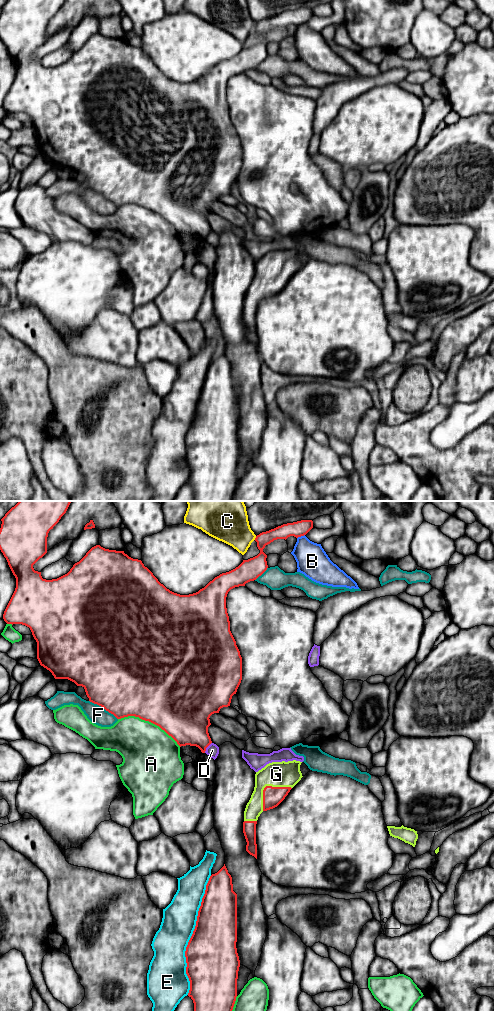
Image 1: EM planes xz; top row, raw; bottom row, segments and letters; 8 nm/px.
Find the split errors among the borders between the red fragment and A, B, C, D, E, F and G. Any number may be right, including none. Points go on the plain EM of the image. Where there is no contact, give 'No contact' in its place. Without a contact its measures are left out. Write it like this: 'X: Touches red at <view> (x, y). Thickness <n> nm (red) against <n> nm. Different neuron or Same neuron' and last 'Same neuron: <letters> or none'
A: Touches red at xz (149, 209). Thickness 500 nm (red) against 420 nm. Different neuron
B: Touches red at xz (300, 24). Thickness 130 nm (red) against 260 nm. Different neuron
C: Touches red at xz (255, 26). Thickness 160 nm (red) against 260 nm. Different neuron
D: Touches red at xz (207, 234). Thickness 340 nm (red) against 100 nm. Different neuron
E: Touches red at xz (192, 423). Thickness 420 nm (red) against 280 nm. Different neuron
F: Touches red at xz (103, 195). Thickness 500 nm (red) against 150 nm. Different neuron
G: Touches red at xz (266, 274). Thickness 160 nm (red) against 200 nm. Same neuron
Same neuron: G

